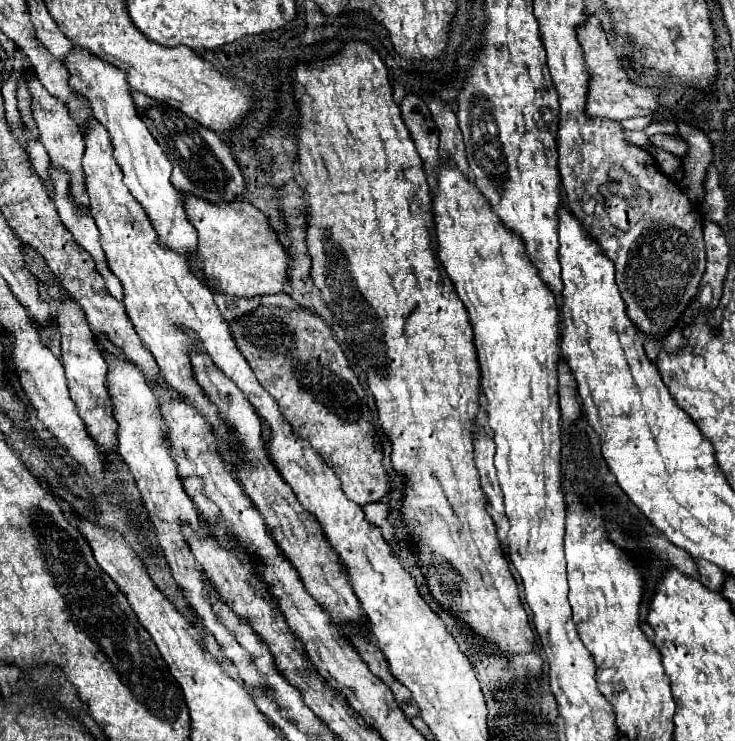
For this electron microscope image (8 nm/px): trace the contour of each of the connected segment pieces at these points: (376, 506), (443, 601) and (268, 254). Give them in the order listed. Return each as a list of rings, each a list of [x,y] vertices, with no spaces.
[[[386,499],[386,501],[380,501],[380,503],[370,503],[370,505],[366,505],[366,507],[364,507],[364,513],[366,513],[366,521],[368,521],[368,523],[374,523],[374,525],[382,531],[386,543],[398,553],[402,547],[400,547],[398,541],[394,539],[394,525],[388,521],[388,513],[390,513],[388,499]]]
[[[346,43],[346,47],[332,59],[326,61],[316,61],[310,65],[298,65],[298,69],[292,73],[294,79],[294,89],[296,89],[296,99],[300,105],[300,117],[298,117],[298,167],[300,173],[306,179],[306,193],[308,193],[308,253],[312,257],[312,279],[316,287],[322,293],[322,299],[326,305],[334,311],[336,321],[340,327],[346,331],[346,339],[352,345],[352,351],[356,351],[356,357],[364,361],[364,371],[368,377],[368,385],[376,397],[376,407],[380,413],[380,423],[384,433],[392,441],[392,465],[396,471],[406,473],[406,497],[404,497],[404,521],[408,523],[408,531],[412,533],[414,545],[416,545],[416,557],[418,565],[424,571],[426,583],[430,587],[430,593],[434,599],[440,603],[440,607],[448,609],[454,617],[464,619],[478,635],[484,639],[490,639],[496,643],[510,659],[510,669],[512,671],[526,671],[526,675],[532,674],[534,677],[540,677],[542,673],[542,658],[535,645],[535,636],[530,625],[526,611],[520,603],[518,597],[518,587],[516,581],[510,573],[508,561],[502,553],[496,527],[492,517],[486,511],[486,497],[480,487],[478,471],[474,465],[474,445],[472,445],[472,425],[478,415],[478,389],[480,389],[480,367],[476,359],[476,349],[474,349],[474,339],[472,339],[472,325],[468,321],[468,313],[458,299],[454,285],[450,277],[446,275],[440,259],[438,259],[438,239],[434,235],[434,219],[432,213],[426,211],[426,207],[432,207],[432,195],[430,187],[422,169],[422,159],[416,153],[414,141],[410,139],[410,133],[400,117],[400,109],[392,99],[392,85],[388,81],[388,71],[384,63],[380,61],[378,53],[370,49],[366,43]]]
[[[184,195],[184,209],[198,231],[194,267],[206,273],[208,287],[236,297],[258,297],[288,291],[288,255],[278,241],[270,219],[246,201],[212,205],[194,195]]]

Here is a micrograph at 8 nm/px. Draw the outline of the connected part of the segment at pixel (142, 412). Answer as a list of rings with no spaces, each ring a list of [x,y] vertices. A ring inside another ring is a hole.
[[[104,353],[104,359],[108,363],[108,379],[110,379],[108,389],[110,389],[110,397],[114,399],[112,401],[114,417],[120,425],[118,427],[118,453],[124,459],[124,463],[128,465],[130,473],[134,475],[134,481],[142,493],[144,507],[148,511],[148,519],[154,523],[156,543],[158,543],[158,547],[162,547],[162,555],[172,571],[172,577],[178,583],[178,587],[184,591],[192,611],[200,617],[202,625],[214,635],[216,643],[222,647],[222,653],[226,655],[226,659],[230,659],[238,667],[238,673],[244,679],[244,683],[266,691],[268,683],[262,679],[262,673],[254,667],[250,653],[246,653],[246,649],[242,649],[236,643],[234,633],[228,627],[224,627],[222,619],[218,619],[212,613],[212,599],[210,599],[210,593],[208,593],[206,581],[204,581],[206,577],[202,575],[202,571],[190,551],[190,545],[186,543],[186,535],[182,535],[184,523],[188,523],[194,531],[200,527],[198,509],[194,507],[192,499],[186,497],[182,481],[178,479],[176,463],[168,455],[168,441],[164,439],[164,433],[162,433],[162,417],[158,415],[158,401],[156,401],[152,389],[148,387],[144,375],[138,373],[138,369],[134,365],[122,363],[114,355],[108,355],[108,353]]]

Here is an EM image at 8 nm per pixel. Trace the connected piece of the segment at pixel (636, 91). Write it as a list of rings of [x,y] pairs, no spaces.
[[[590,15],[588,21],[582,25],[582,31],[578,31],[578,41],[582,43],[582,49],[588,55],[588,69],[592,73],[588,103],[586,103],[586,113],[590,117],[606,117],[606,119],[622,121],[636,115],[652,115],[660,109],[658,91],[654,87],[642,87],[628,79],[620,55],[616,55],[614,49],[610,47],[608,37],[594,15]]]

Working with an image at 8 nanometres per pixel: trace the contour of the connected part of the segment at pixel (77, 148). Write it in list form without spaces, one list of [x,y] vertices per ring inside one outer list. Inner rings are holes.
[[[32,69],[24,71],[24,77],[30,79],[28,83],[28,91],[32,95],[32,111],[34,111],[34,119],[40,131],[40,141],[46,147],[52,163],[60,169],[64,169],[70,175],[70,197],[74,199],[76,207],[84,207],[88,209],[88,195],[86,195],[86,183],[84,183],[84,171],[82,171],[82,155],[84,155],[84,137],[78,129],[78,125],[74,123],[74,119],[70,117],[70,111],[66,107],[66,103],[62,103],[58,97],[50,95],[42,83],[36,79],[36,75],[32,73]]]

